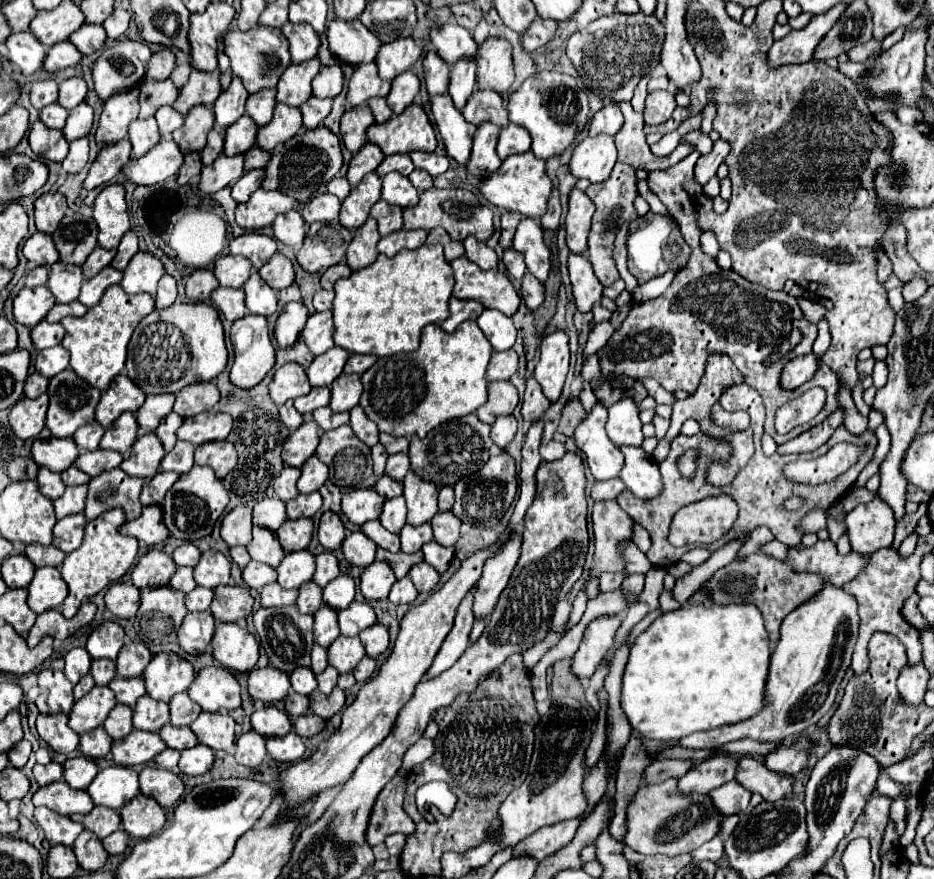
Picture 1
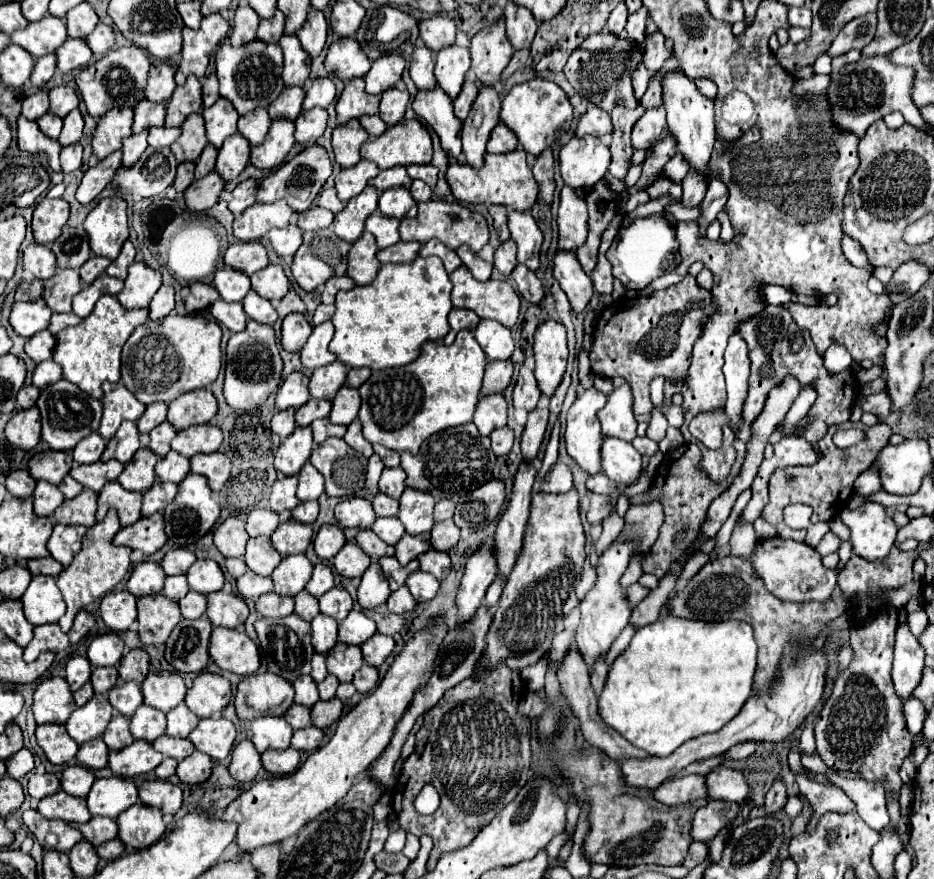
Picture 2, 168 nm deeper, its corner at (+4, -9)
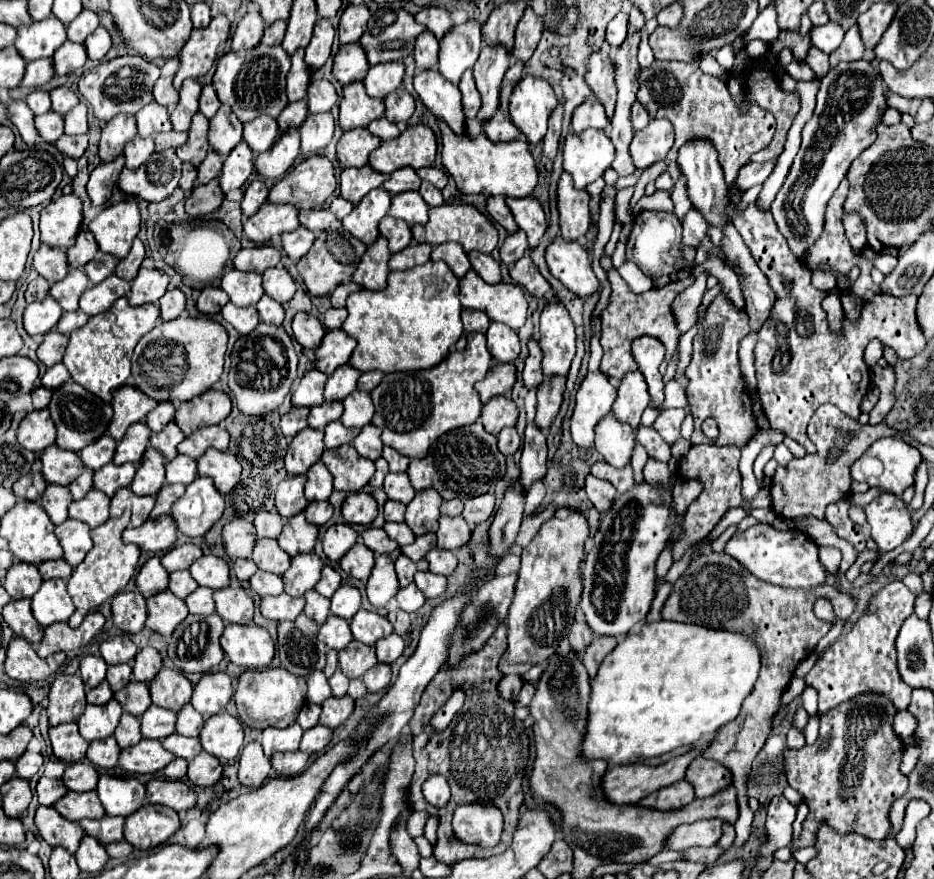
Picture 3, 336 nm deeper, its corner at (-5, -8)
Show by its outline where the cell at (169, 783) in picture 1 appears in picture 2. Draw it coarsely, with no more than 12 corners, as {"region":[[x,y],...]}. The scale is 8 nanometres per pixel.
{"region":[[146,780],[138,788],[140,800],[176,814],[182,790],[166,780]]}

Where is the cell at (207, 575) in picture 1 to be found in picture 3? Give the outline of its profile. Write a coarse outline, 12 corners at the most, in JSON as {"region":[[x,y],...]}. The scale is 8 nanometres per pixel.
{"region":[[203,555],[189,567],[209,589],[229,587],[229,567],[221,557]]}

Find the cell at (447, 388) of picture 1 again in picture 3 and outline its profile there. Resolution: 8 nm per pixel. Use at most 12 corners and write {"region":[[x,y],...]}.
{"region":[[471,333],[431,369],[371,391],[383,445],[421,459],[475,423],[491,355]]}

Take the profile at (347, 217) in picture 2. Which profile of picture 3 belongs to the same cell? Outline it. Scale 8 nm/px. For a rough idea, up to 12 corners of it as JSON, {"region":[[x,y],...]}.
{"region":[[377,187],[343,219],[369,245],[387,215],[391,195]]}

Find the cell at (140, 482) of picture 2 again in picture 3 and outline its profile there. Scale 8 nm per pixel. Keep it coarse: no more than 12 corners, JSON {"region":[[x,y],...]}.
{"region":[[147,447],[129,489],[155,497],[165,485],[165,457]]}

